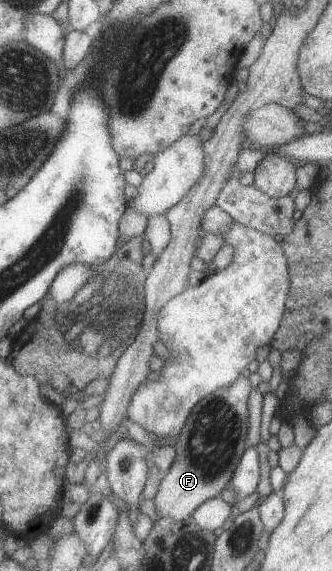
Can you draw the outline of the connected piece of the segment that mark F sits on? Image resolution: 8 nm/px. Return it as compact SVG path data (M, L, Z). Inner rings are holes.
M241 374L229 387L209 392L196 403L187 425L177 437L177 459L163 475L154 497L157 519L169 516L183 521L194 516L202 503L216 498L227 488L241 456L248 448L248 399L251 388L249 378Z

